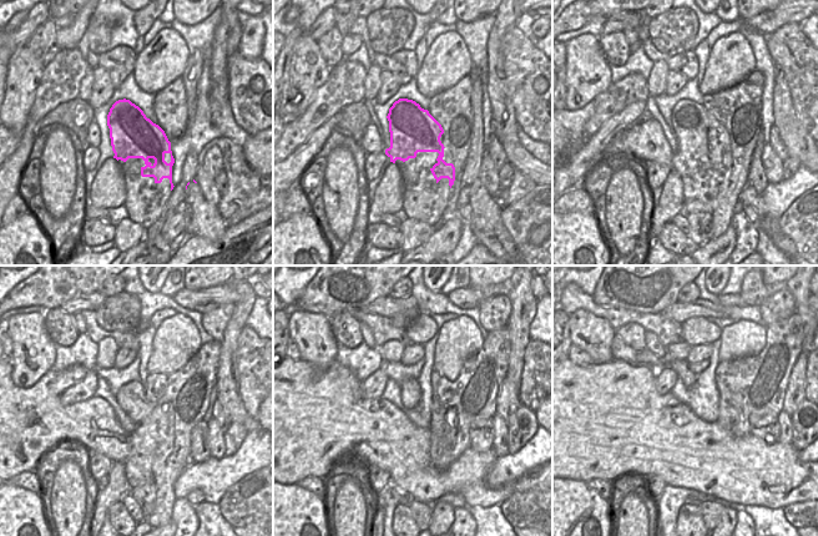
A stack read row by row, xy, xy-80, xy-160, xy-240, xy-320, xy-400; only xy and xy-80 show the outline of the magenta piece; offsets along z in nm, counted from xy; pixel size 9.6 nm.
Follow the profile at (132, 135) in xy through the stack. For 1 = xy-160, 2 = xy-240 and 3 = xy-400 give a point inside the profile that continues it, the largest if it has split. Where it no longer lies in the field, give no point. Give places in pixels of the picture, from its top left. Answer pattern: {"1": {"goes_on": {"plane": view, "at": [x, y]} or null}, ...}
{"1": {"goes_on": {"plane": "xy-160", "at": [695, 129]}}, "2": {"goes_on": {"plane": "xy-240", "at": [131, 397]}}, "3": {"goes_on": {"plane": "xy-400", "at": [680, 367]}}}

